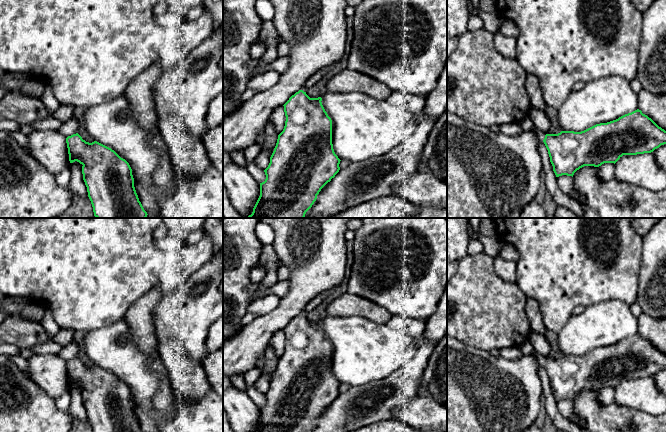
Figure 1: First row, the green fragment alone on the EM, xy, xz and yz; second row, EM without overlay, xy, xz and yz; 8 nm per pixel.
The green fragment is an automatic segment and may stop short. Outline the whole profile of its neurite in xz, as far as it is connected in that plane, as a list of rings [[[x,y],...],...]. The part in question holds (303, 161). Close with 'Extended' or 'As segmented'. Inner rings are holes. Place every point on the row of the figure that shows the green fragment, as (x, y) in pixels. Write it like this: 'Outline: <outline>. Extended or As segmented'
Outline: [[[299,90],[283,105],[286,116],[285,126],[278,135],[270,163],[264,170],[266,179],[260,183],[260,196],[252,214],[247,218],[304,218],[321,189],[339,172],[341,160],[333,149],[332,120],[321,101],[321,97],[310,98],[306,92]]]. As segmented

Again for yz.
Outline: [[[639,109],[581,132],[561,131],[558,134],[545,134],[536,127],[531,132],[544,142],[556,177],[562,175],[573,177],[574,173],[584,166],[615,164],[623,155],[651,153],[666,144],[666,131]]]. Extended

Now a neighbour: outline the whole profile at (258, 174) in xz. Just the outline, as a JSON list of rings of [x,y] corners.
[[[247,160],[246,169],[252,175],[252,177],[258,182],[262,183],[266,179],[266,175],[263,169],[260,169],[254,160]]]

